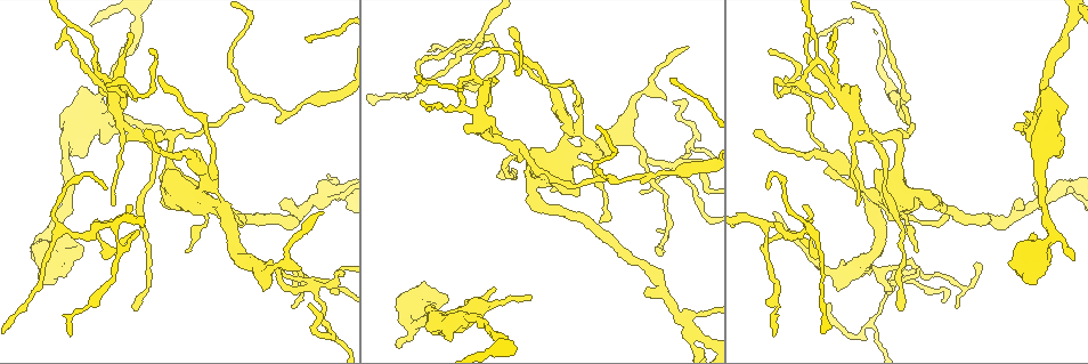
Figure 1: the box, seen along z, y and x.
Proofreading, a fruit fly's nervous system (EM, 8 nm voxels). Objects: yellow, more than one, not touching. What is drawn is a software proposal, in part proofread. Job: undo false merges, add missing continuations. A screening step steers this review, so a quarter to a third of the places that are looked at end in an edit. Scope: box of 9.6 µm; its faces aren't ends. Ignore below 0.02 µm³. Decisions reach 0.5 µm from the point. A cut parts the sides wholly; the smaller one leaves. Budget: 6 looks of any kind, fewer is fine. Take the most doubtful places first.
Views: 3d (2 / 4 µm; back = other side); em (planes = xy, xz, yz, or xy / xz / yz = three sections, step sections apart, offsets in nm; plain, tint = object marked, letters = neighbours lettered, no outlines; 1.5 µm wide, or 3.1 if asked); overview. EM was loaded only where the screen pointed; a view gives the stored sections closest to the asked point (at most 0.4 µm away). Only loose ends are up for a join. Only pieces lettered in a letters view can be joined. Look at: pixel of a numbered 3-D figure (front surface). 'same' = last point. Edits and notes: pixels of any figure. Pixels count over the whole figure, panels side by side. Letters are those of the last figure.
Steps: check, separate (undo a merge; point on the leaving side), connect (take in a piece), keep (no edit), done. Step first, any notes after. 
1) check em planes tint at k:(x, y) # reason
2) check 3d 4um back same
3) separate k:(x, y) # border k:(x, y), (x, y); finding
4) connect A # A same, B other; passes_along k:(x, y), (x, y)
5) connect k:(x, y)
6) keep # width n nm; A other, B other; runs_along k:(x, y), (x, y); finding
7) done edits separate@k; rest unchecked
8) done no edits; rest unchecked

check 3d 4um back at 1:(504, 335)

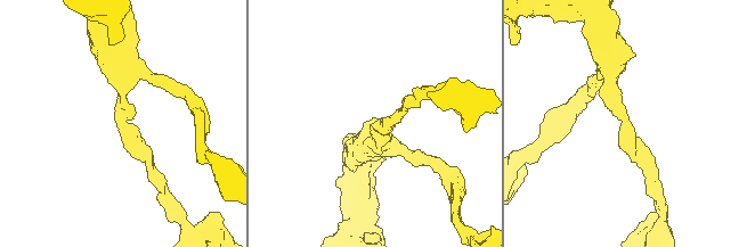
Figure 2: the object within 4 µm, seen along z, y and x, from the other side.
check em xy step 8 letters at 2:(122, 116) # now the EM

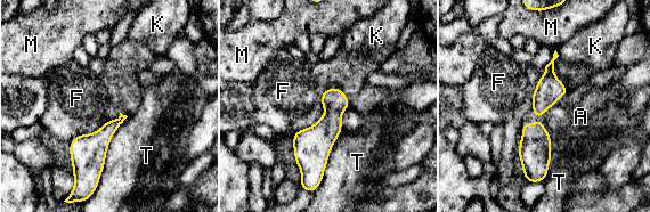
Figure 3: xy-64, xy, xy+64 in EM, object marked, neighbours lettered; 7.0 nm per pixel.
check em xz step 8 letters same # another direction

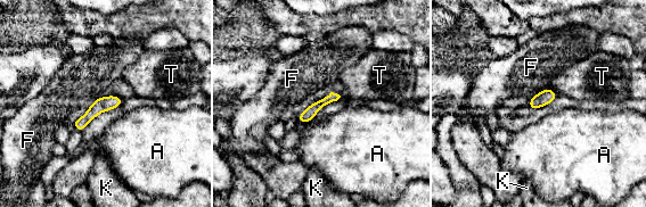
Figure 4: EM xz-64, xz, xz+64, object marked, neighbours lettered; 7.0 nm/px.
keep # width 90 nm; A other, F other, K other, T other; runs_along 4:(119, 100), (100, 105), (78, 126); all the same cell

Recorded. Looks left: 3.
check 3d 2um at 1:(529, 297) # free end

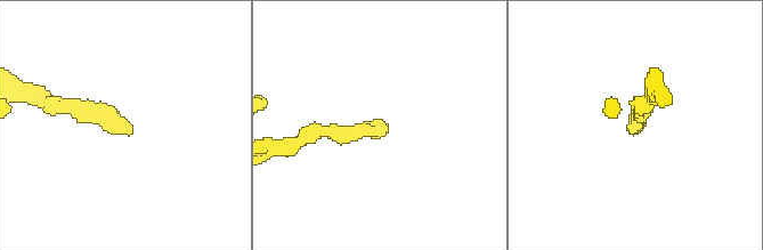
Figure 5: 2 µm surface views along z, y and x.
check em planes plain at 5:(387, 127)

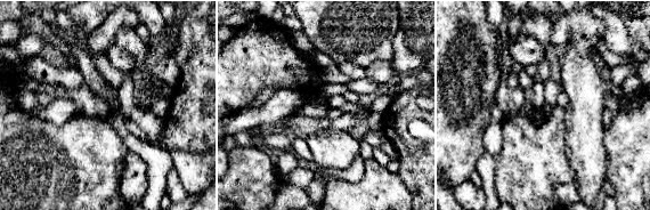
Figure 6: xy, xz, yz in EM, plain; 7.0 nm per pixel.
check em planes letters same

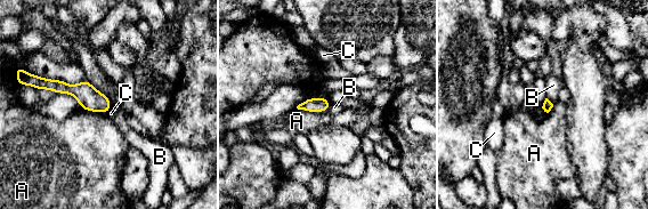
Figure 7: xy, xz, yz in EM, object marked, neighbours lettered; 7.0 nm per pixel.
keep # A other, B other, C other; no lettered piece goes on from it

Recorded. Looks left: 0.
done no edits; rest unchecked

